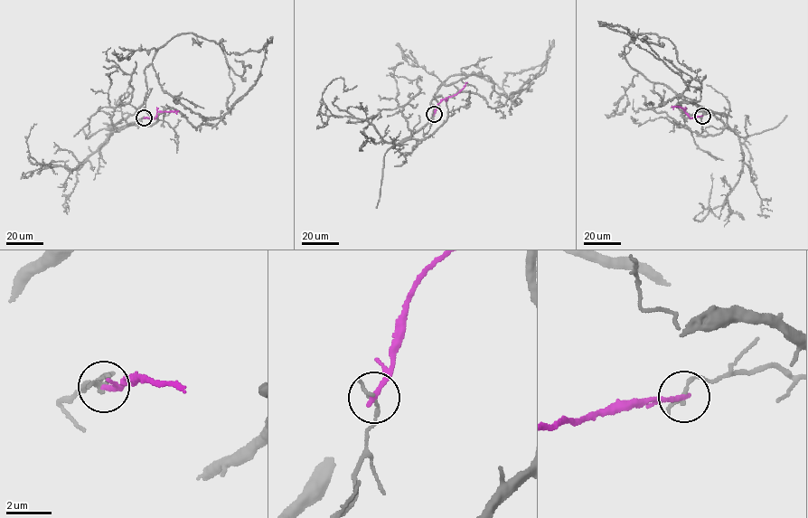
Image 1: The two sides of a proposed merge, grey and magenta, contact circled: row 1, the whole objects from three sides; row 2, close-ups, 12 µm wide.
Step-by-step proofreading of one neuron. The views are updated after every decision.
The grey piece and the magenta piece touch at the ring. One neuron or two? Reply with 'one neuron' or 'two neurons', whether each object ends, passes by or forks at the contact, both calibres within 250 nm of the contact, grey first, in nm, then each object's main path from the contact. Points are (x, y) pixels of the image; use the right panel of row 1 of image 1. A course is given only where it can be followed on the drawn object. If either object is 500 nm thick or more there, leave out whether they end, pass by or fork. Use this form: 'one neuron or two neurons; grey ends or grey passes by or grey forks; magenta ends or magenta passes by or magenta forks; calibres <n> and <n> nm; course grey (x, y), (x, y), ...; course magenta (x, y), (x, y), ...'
two neurons; grey ends; magenta ends; calibres 220 and 240 nm; course grey (702, 115), (725, 115), (728, 127), (632, 68), (624, 45), (642, 33), (666, 38), (691, 71); course magenta (702, 116), (690, 117), (682, 108), (671, 107)

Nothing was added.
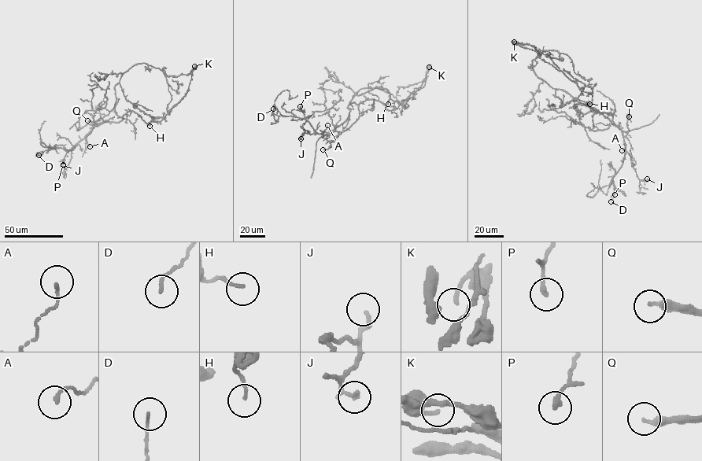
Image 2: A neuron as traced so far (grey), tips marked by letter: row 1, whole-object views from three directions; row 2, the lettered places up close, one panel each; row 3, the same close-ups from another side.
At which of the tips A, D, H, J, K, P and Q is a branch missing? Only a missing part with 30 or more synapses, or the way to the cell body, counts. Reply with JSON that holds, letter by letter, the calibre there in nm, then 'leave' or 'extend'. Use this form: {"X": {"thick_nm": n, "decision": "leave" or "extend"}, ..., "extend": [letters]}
{"A": {"thick_nm": 140, "decision": "leave"}, "D": {"thick_nm": 120, "decision": "leave"}, "H": {"thick_nm": 110, "decision": "leave"}, "J": {"thick_nm": 160, "decision": "leave"}, "K": {"thick_nm": 170, "decision": "leave"}, "P": {"thick_nm": 220, "decision": "leave"}, "Q": {"thick_nm": 240, "decision": "leave"}, "extend": []}

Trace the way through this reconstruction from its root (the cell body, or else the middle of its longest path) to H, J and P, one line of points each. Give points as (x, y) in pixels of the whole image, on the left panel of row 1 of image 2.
H: (113, 107), (116, 99), (114, 86), (118, 82), (126, 99), (153, 116), (149, 126)
J: (113, 107), (108, 114), (94, 122), (90, 130), (72, 149), (67, 167), (63, 165)
P: (113, 107), (108, 114), (94, 122), (90, 130), (74, 149), (66, 153), (63, 164)

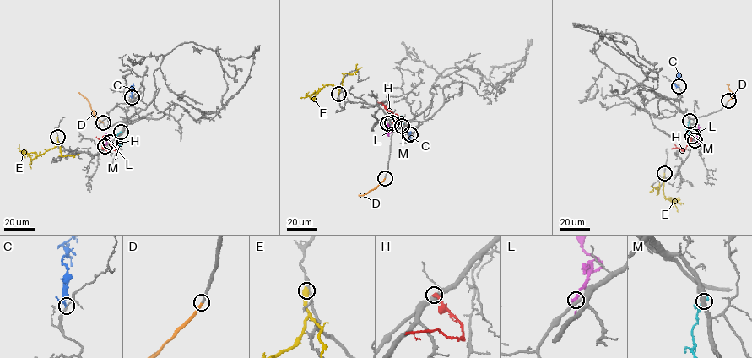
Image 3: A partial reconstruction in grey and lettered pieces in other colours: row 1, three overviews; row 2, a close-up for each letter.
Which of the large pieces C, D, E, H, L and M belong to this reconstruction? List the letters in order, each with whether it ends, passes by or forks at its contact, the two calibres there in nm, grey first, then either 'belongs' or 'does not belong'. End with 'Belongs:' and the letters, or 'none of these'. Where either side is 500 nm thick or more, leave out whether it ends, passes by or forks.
C: it ends | 190/190 nm | does not belong
D: it ends | 280/280 nm | belongs
E: 280/500 nm | does not belong
H: it ends | 460/400 nm | does not belong
L: it passes by | 300/240 nm | does not belong
M: 500/240 nm | does not belong
Belongs: D

